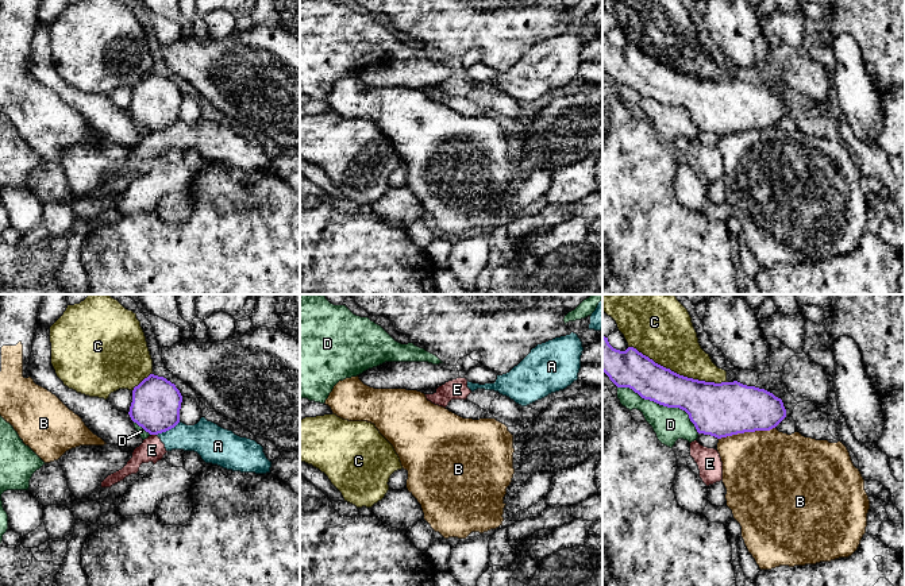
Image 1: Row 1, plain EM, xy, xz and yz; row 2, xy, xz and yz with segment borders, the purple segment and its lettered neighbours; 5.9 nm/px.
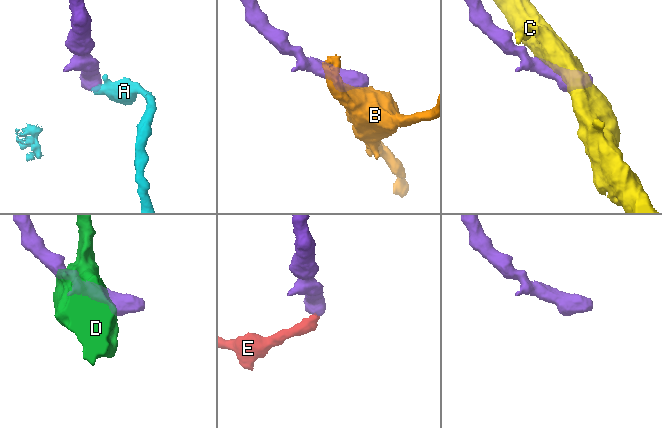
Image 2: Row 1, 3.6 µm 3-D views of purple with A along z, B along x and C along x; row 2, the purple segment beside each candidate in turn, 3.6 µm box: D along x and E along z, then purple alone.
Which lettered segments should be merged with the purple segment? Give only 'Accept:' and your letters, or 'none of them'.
Accept: none of them

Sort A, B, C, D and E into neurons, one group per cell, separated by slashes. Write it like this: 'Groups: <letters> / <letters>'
Groups: A E / B / C / D

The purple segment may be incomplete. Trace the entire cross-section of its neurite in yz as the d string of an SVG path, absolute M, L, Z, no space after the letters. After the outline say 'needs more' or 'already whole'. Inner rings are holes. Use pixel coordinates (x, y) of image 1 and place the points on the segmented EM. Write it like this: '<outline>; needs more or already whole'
M602 336L602 371L617 388L629 388L644 400L685 410L698 433L717 439L744 432L770 431L785 417L792 417L798 404L783 404L773 393L738 381L715 383L679 375L634 347L625 351L613 348L605 336Z; needs more

